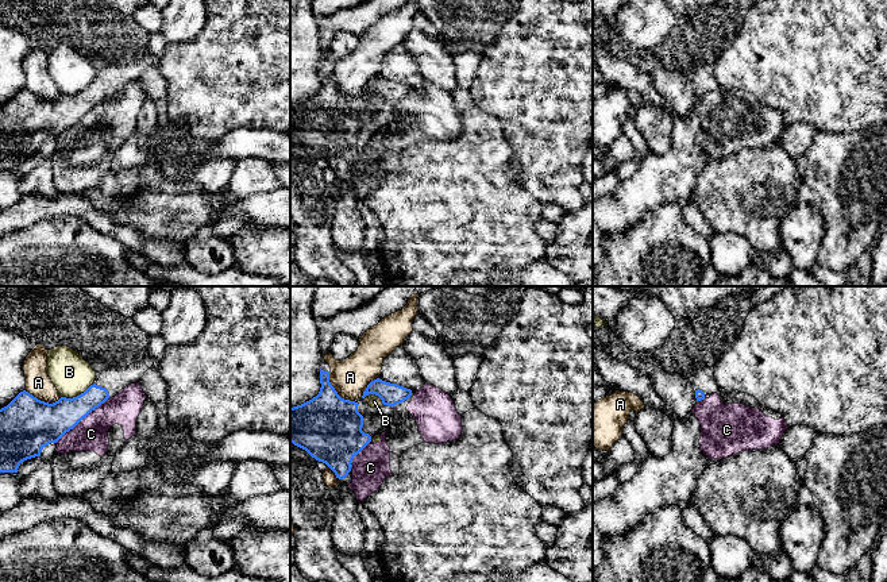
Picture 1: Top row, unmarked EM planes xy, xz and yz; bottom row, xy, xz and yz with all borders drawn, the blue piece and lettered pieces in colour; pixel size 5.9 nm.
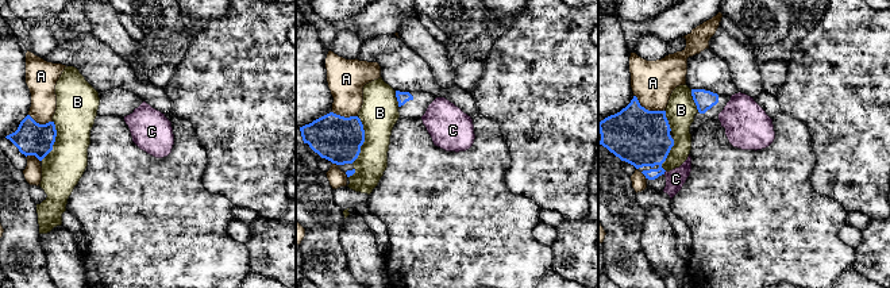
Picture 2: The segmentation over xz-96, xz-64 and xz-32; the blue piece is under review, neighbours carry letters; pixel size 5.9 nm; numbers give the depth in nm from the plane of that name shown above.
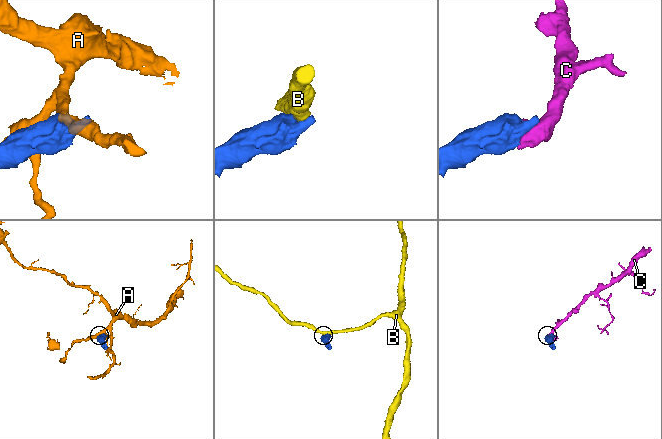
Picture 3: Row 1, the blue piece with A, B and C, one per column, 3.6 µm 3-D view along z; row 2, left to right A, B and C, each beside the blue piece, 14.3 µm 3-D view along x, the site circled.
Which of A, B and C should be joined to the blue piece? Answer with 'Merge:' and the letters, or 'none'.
Merge: none

